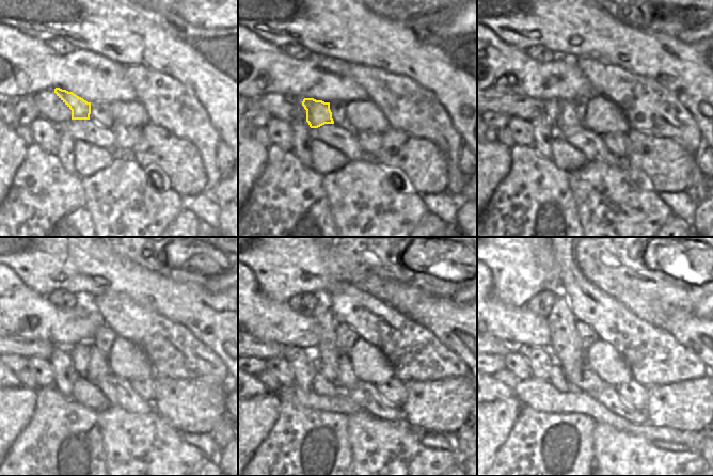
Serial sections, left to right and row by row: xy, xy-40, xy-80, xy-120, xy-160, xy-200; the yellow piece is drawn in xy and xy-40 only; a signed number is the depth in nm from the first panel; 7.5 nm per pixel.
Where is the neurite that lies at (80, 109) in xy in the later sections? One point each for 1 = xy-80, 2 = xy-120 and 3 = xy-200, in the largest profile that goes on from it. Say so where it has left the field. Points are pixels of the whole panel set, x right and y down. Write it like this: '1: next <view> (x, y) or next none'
1: next xy-80 (568, 123)
2: next xy-120 (98, 367)
3: next xy-200 (592, 383)

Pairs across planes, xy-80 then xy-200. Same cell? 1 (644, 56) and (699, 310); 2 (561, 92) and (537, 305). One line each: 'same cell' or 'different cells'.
1: different cells
2: different cells

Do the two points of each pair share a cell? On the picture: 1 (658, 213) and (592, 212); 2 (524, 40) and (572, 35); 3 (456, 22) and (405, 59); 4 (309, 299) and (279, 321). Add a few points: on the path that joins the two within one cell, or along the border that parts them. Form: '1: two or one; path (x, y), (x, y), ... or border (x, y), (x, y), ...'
1: one; path (642, 213), (608, 212)
2: one; path (536, 35), (560, 35)
3: two; border (415, 24), (442, 37), (462, 34)
4: two; border (287, 302), (295, 311), (310, 316)

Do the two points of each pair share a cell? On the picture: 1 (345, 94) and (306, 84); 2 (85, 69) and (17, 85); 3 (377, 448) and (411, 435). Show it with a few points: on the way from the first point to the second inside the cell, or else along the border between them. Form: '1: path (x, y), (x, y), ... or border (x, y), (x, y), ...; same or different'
1: path (335, 85), (316, 85); same
2: path (68, 70), (34, 70); same
3: path (385, 448), (393, 448), (399, 442), (402, 442); same

